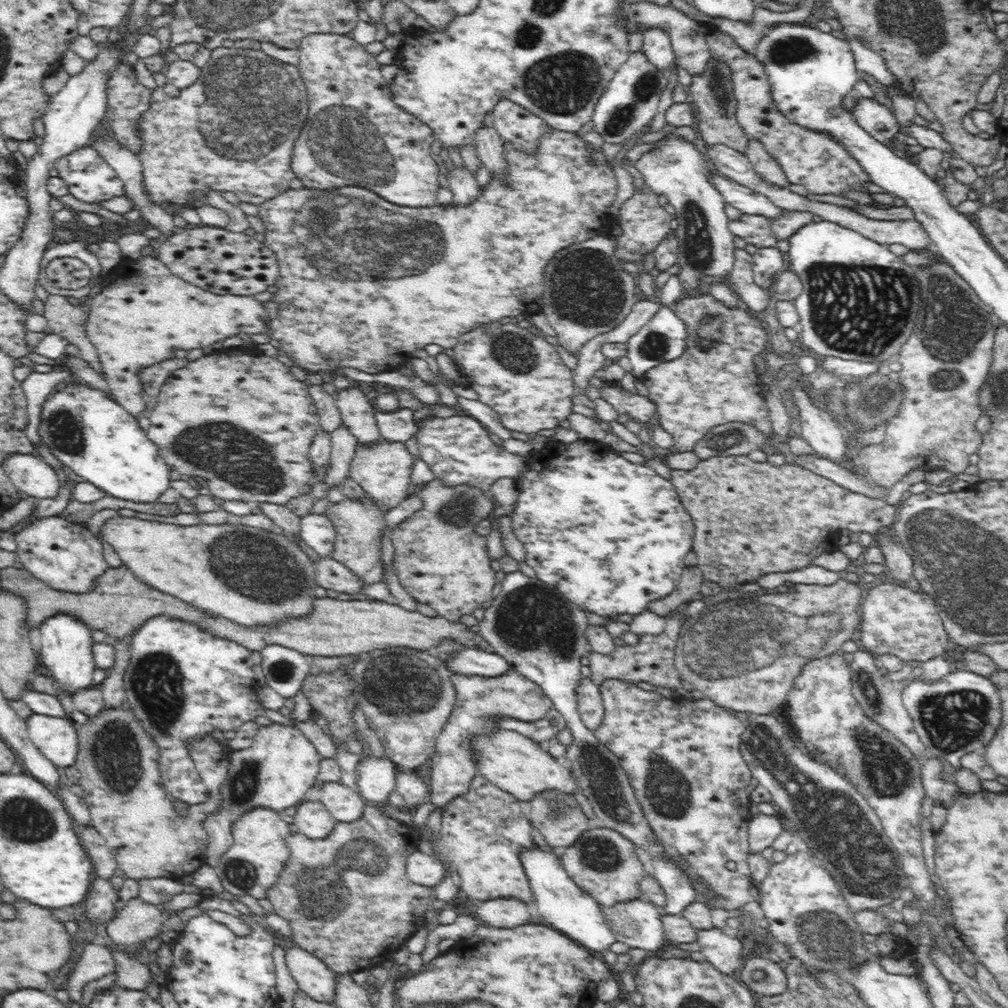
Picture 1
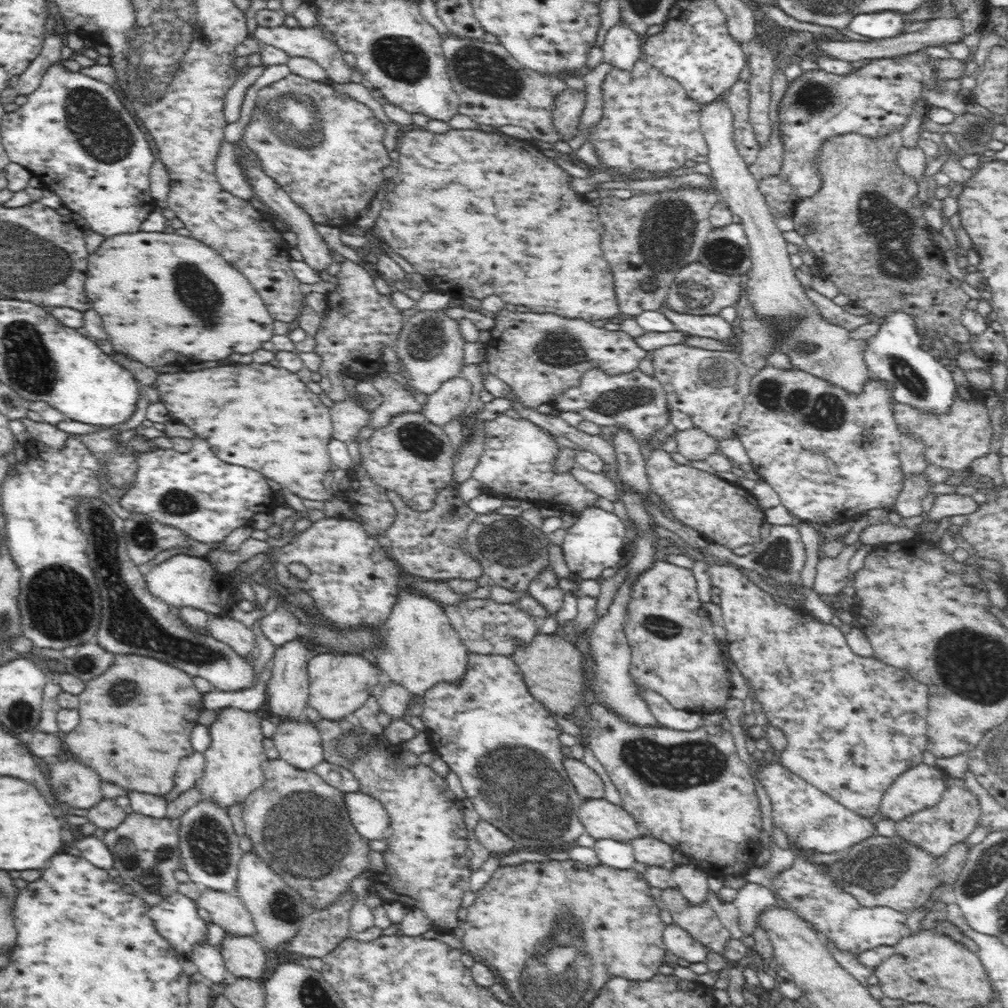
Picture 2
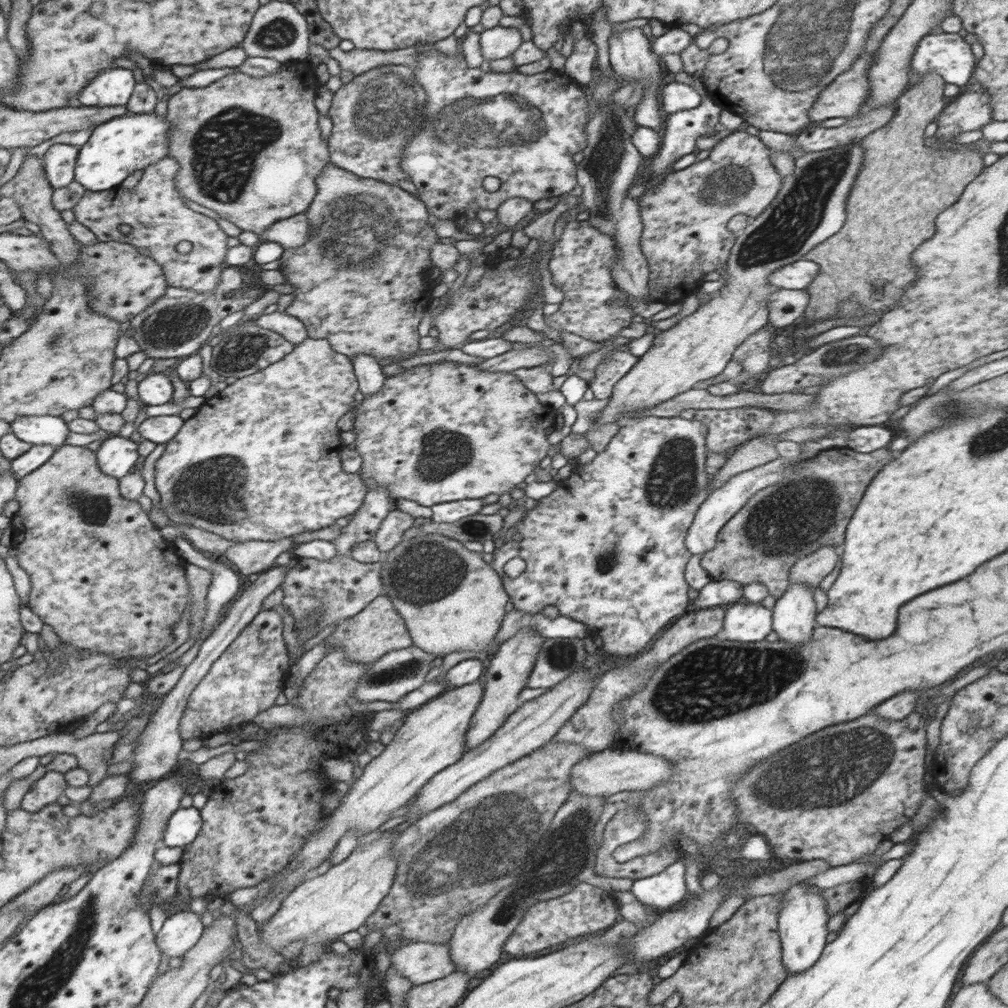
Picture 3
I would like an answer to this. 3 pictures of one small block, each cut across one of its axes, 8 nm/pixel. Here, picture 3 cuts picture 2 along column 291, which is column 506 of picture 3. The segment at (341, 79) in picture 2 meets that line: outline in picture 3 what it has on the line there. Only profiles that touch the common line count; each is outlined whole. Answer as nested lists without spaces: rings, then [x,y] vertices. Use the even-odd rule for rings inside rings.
[[[498,25],[483,30],[479,36],[482,57],[490,61],[510,57],[522,42],[522,34],[516,27]]]

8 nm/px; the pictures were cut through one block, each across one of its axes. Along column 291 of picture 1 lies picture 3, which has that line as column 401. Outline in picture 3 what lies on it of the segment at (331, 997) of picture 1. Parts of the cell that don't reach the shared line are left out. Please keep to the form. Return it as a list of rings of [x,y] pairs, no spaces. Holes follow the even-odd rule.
[[[420,941],[398,948],[390,956],[390,967],[412,982],[426,984],[456,971],[450,957],[450,943]]]

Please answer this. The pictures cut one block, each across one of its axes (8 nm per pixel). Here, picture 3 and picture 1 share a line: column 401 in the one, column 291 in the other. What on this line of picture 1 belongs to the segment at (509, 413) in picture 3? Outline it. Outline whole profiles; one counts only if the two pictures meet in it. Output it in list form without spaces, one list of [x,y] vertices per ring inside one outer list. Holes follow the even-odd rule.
[[[230,347],[228,350],[218,350],[209,355],[203,355],[197,360],[188,361],[183,368],[174,370],[161,386],[156,405],[150,411],[150,428],[145,432],[147,437],[154,443],[166,464],[180,474],[186,474],[198,480],[202,486],[208,488],[215,500],[242,500],[251,505],[260,502],[270,502],[285,505],[290,500],[306,494],[313,487],[316,472],[313,472],[313,464],[309,457],[312,441],[316,441],[319,432],[319,419],[317,408],[309,393],[309,384],[306,381],[298,381],[289,369],[278,359],[258,352],[250,352],[250,348]]]

